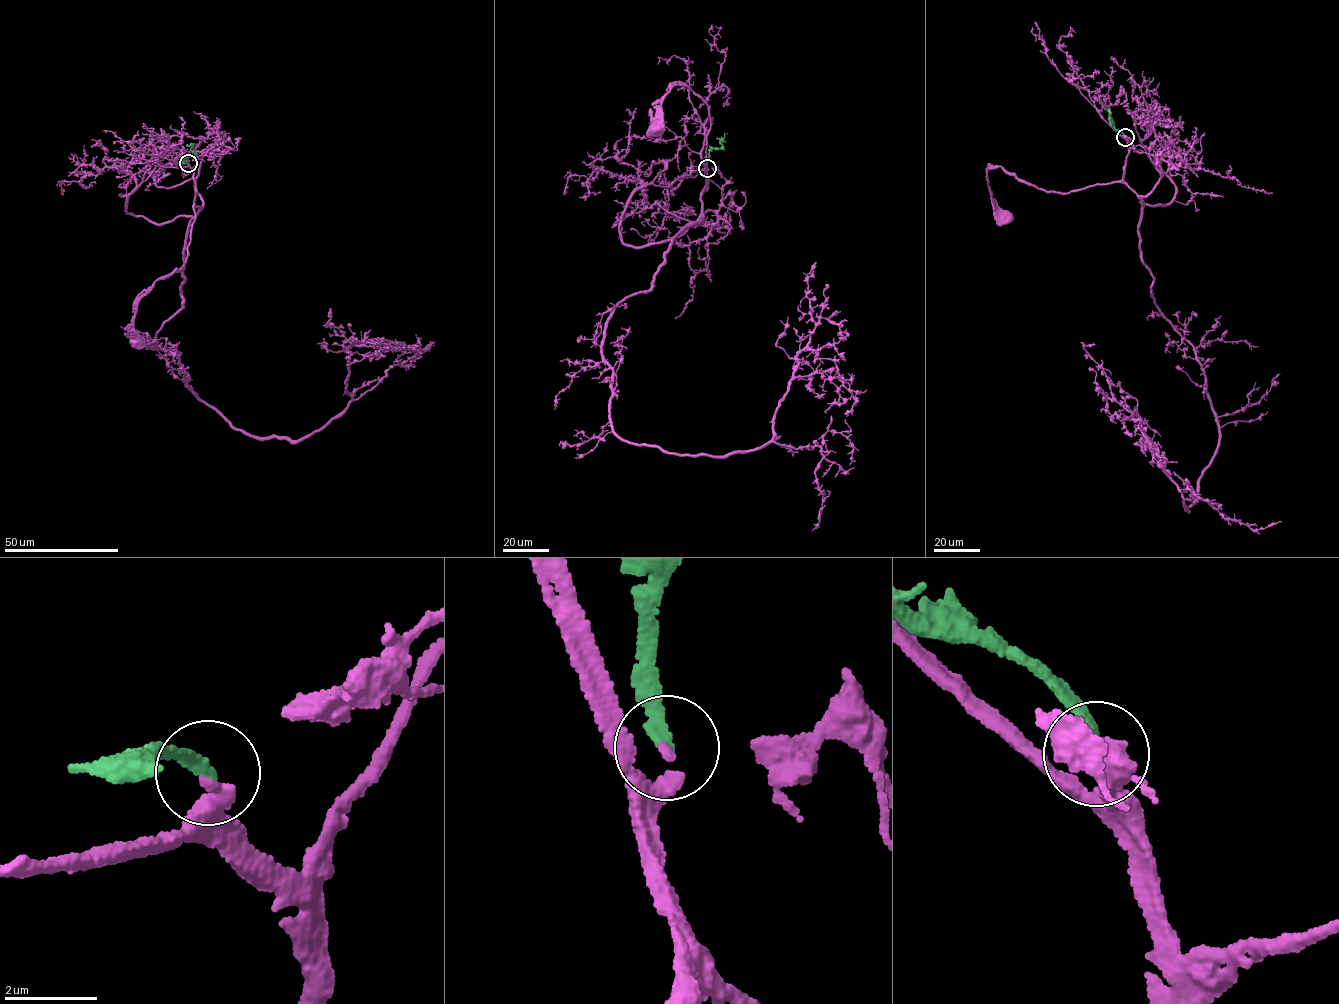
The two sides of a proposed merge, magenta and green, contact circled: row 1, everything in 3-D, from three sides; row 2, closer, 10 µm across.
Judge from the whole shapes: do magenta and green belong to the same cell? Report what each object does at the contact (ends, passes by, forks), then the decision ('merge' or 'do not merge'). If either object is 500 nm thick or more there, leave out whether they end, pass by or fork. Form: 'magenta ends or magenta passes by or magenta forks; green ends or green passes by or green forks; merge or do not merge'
magenta ends; green ends; merge

